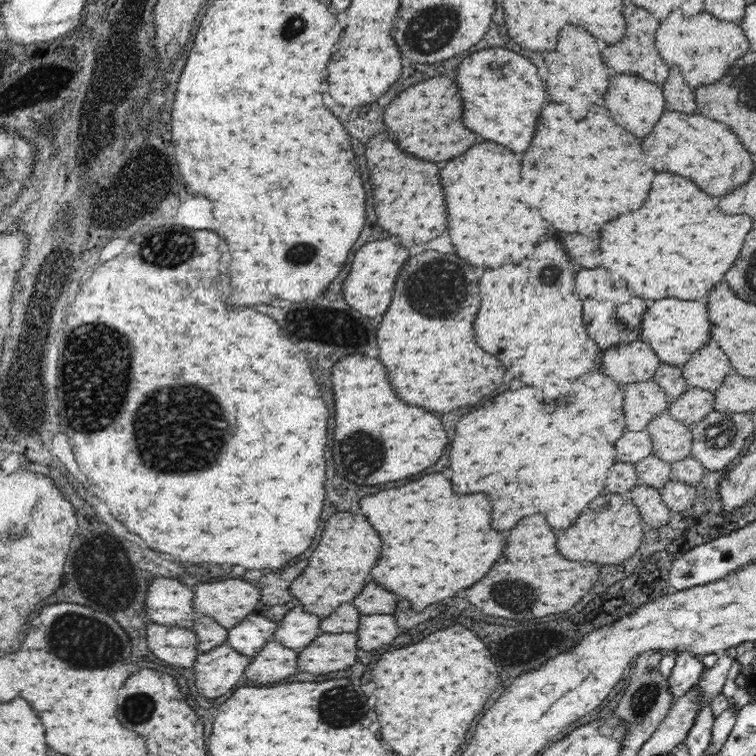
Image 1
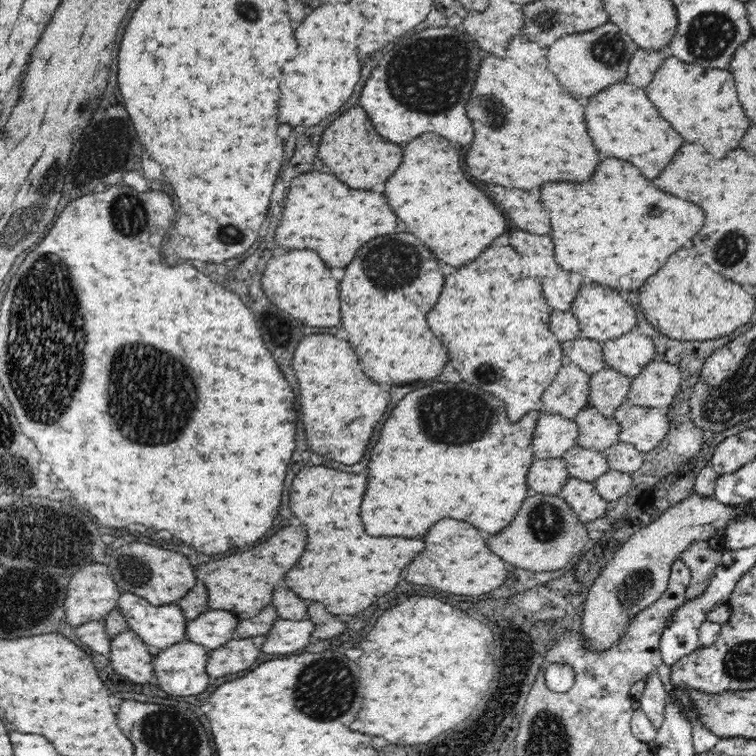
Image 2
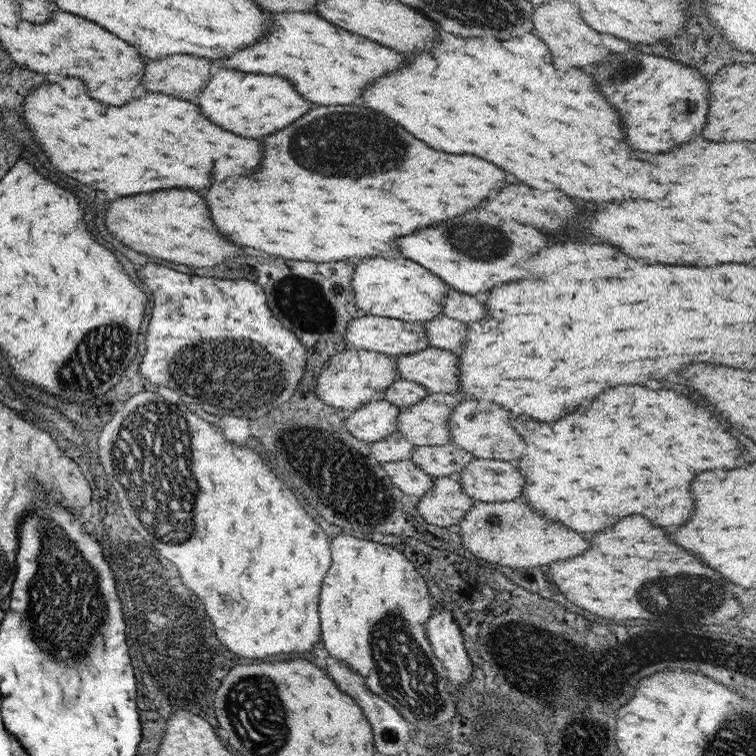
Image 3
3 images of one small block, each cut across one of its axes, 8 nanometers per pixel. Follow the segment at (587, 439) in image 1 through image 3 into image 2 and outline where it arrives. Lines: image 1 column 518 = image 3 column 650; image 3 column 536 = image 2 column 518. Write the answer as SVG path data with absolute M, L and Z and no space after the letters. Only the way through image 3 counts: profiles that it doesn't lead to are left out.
M438 382L406 394L384 422L380 444L372 450L368 490L362 502L362 522L366 532L370 536L424 536L446 516L466 520L478 530L490 534L506 528L522 508L528 492L532 494L530 490L520 490L526 486L528 470L532 460L536 459L532 439L540 408L527 412L514 424L506 420L506 414L506 406L498 398L466 382Z

